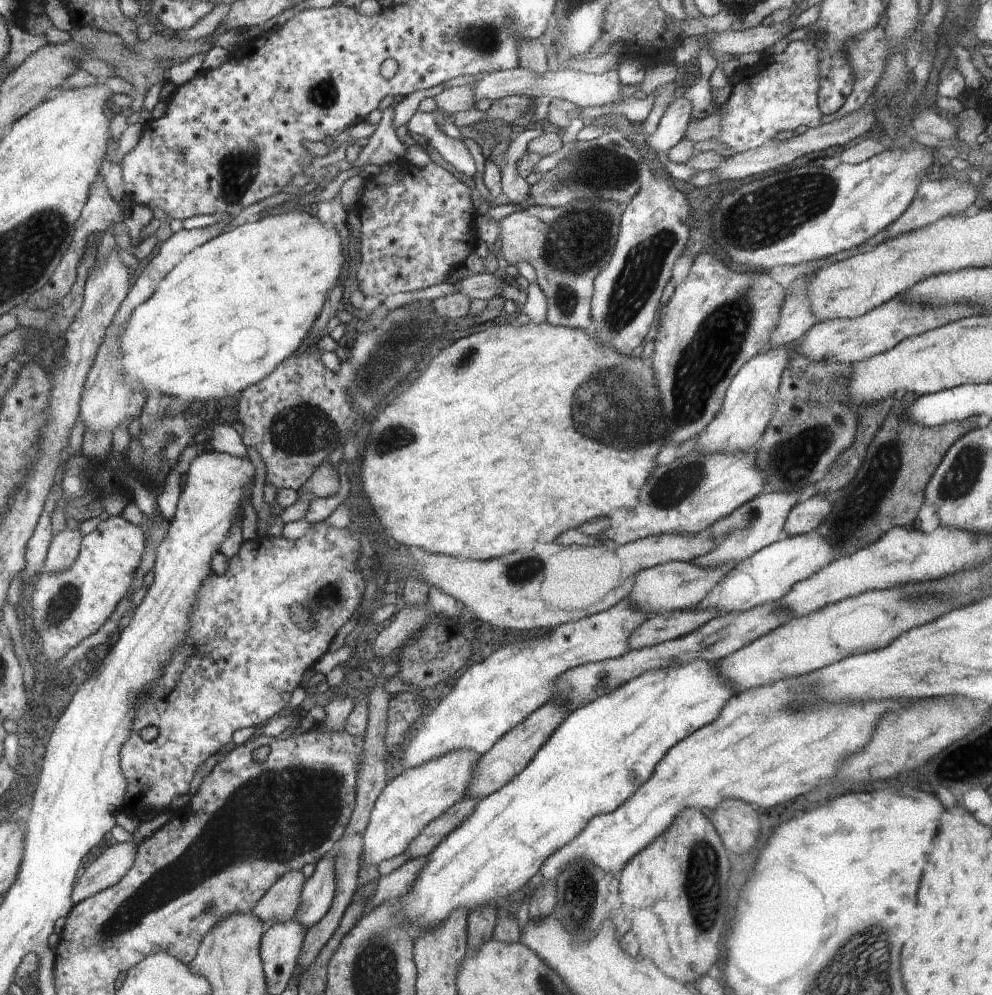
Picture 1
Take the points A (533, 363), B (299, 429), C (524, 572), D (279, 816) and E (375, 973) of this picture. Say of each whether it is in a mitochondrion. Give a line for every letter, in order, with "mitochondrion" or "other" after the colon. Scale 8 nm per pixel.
A: other
B: mitochondrion
C: mitochondrion
D: mitochondrion
E: mitochondrion

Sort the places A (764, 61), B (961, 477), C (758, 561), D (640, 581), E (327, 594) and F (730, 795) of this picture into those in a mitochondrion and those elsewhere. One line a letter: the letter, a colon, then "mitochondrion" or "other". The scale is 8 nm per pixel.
A: other
B: mitochondrion
C: other
D: other
E: mitochondrion
F: other

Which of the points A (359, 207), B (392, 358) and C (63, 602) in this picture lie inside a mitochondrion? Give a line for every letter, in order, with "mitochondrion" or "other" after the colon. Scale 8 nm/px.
A: other
B: mitochondrion
C: mitochondrion

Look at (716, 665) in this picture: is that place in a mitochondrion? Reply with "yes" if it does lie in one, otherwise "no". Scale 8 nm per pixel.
no

